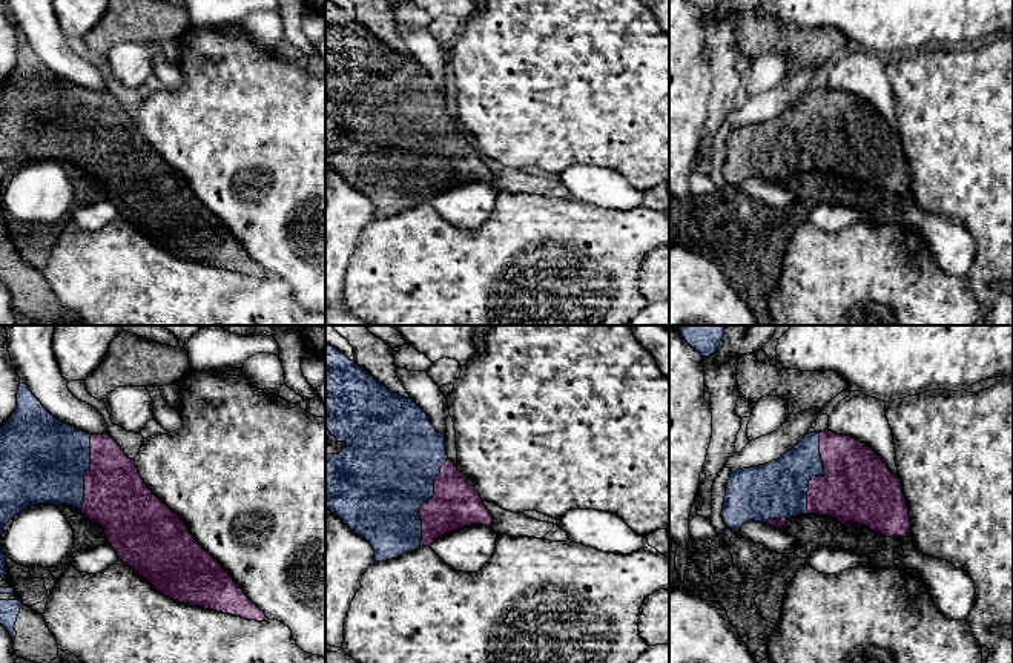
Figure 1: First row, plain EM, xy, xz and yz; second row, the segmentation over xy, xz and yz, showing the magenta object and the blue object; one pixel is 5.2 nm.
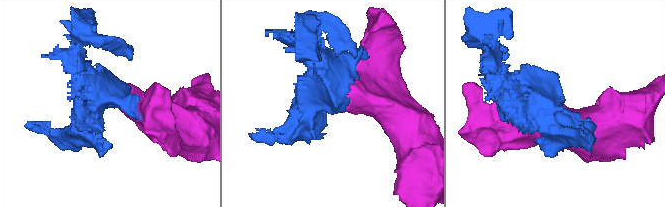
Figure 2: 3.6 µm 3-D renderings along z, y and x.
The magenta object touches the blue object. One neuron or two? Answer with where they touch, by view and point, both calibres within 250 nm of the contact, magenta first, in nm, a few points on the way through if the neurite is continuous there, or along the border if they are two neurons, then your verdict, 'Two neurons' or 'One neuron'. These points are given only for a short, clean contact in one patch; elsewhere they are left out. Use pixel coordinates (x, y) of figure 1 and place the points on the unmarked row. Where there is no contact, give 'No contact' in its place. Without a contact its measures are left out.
Touches magenta at yz (820, 134). Thickness 360 nm (magenta) against 300 nm. One neuron

